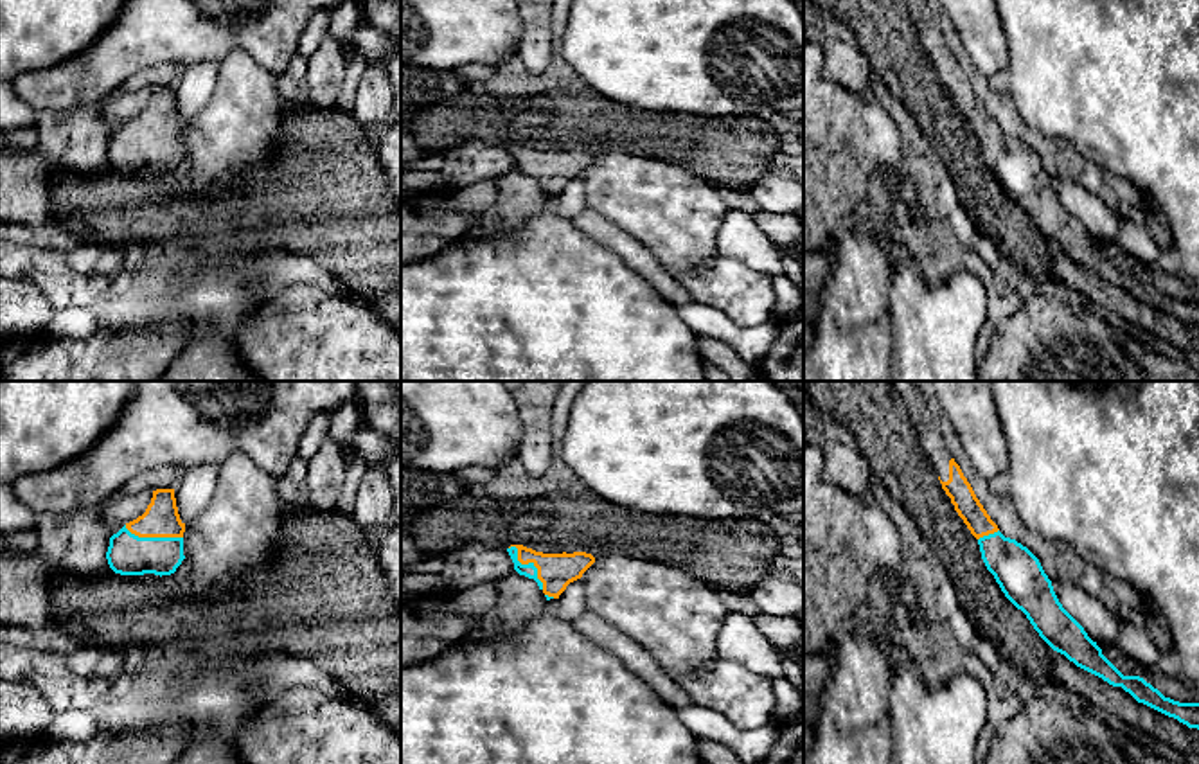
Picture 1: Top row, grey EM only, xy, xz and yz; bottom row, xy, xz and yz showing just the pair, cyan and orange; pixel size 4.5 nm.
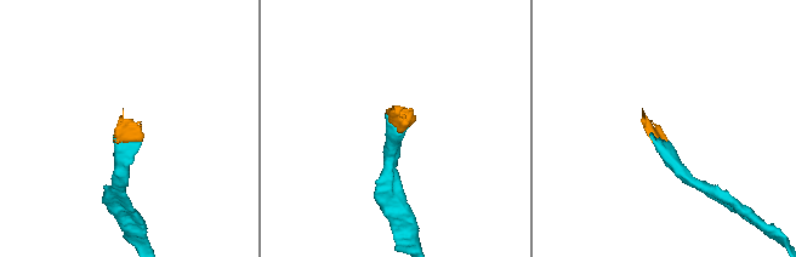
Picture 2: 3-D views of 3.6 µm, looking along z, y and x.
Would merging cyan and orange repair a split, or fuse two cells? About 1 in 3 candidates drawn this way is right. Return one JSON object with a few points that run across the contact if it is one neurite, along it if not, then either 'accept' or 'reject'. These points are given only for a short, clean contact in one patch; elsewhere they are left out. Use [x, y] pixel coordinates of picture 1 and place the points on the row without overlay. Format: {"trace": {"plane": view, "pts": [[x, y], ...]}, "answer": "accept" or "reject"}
{"trace": {"plane": "xz", "pts": [[529, 168], [529, 160], [556, 168]]}, "answer": "accept"}

